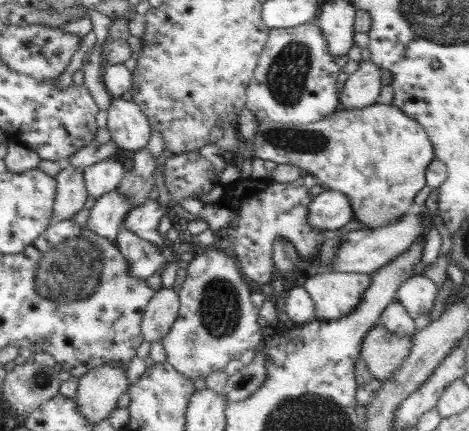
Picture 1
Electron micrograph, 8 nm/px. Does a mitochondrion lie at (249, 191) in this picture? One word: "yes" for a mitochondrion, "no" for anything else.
no

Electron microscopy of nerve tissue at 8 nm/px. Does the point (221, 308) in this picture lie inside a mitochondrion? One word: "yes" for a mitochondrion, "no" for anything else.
yes

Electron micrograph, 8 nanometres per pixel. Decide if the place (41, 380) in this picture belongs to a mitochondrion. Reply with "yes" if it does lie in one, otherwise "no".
yes

